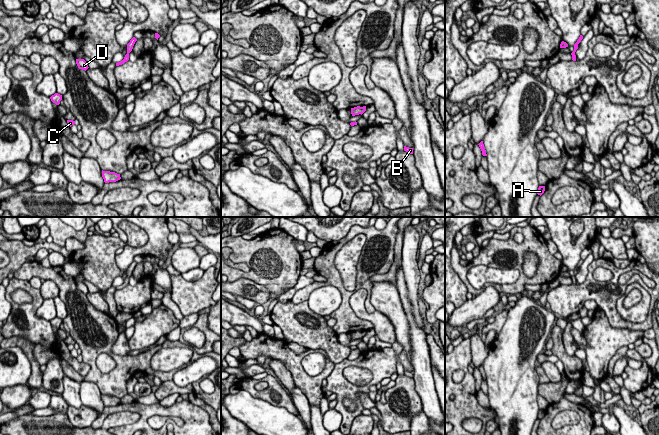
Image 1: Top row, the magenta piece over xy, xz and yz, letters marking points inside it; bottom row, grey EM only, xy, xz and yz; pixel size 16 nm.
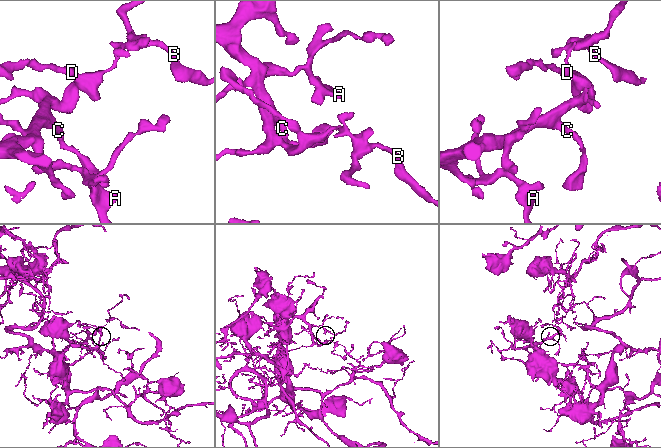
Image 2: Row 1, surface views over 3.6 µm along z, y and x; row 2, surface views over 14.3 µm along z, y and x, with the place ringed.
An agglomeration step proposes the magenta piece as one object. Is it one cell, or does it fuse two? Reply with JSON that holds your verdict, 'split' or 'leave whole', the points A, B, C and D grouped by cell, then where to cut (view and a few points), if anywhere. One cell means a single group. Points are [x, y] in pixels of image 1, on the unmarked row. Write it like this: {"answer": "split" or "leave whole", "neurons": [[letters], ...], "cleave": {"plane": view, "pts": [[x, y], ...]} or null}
{"answer": "leave whole", "neurons": [["A", "B", "C", "D"]], "cleave": null}

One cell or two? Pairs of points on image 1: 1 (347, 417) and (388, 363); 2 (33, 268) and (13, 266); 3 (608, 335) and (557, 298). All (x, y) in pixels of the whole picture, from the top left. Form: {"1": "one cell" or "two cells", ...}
{"1": "one cell", "2": "two cells", "3": "two cells"}

